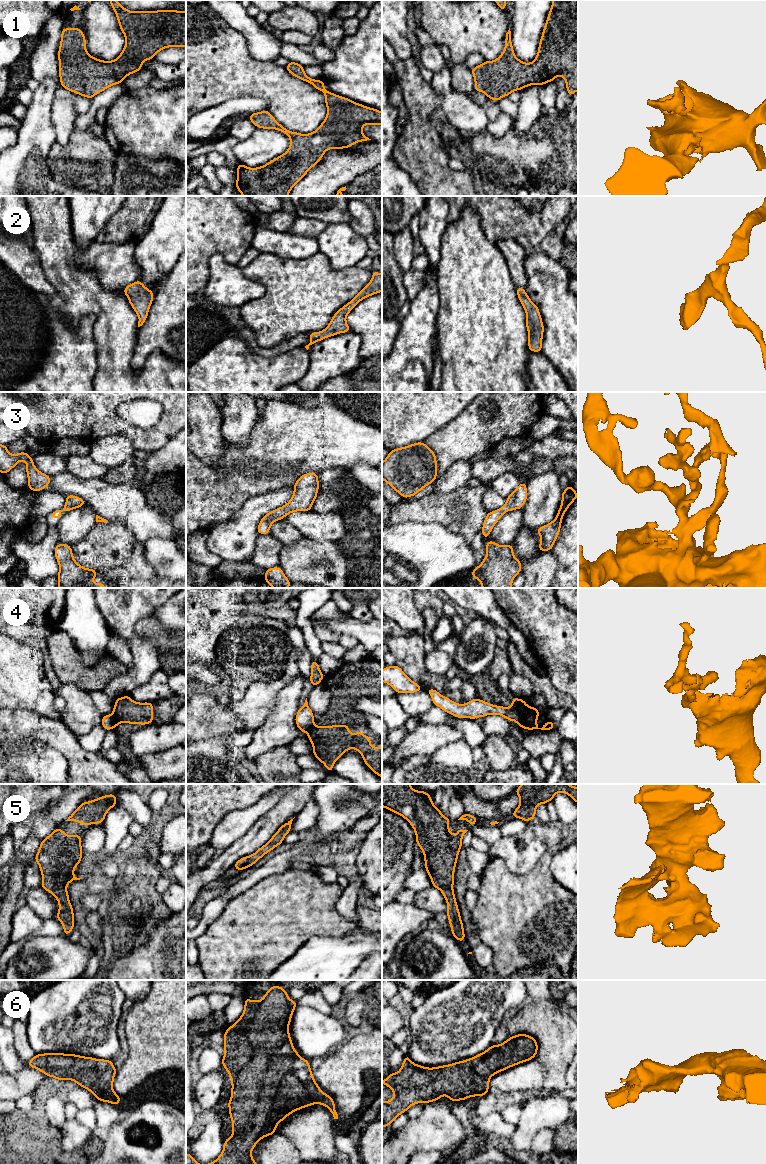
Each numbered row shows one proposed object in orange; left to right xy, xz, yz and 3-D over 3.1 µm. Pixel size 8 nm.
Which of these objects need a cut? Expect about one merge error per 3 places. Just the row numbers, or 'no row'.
4

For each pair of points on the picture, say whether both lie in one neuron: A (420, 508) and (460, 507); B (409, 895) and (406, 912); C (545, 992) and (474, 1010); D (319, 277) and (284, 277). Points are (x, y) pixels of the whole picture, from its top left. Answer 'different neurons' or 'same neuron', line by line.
A: same neuron
B: different neurons
C: different neurons
D: same neuron

